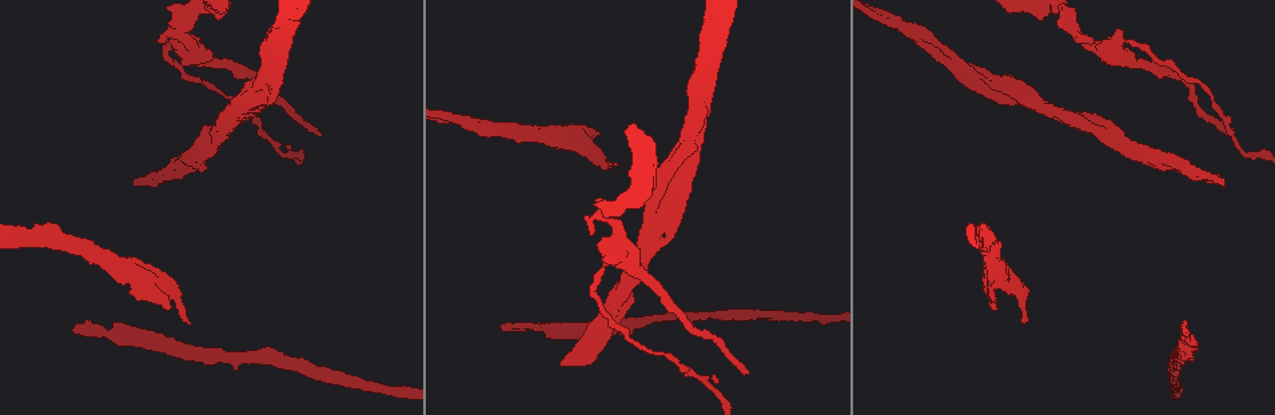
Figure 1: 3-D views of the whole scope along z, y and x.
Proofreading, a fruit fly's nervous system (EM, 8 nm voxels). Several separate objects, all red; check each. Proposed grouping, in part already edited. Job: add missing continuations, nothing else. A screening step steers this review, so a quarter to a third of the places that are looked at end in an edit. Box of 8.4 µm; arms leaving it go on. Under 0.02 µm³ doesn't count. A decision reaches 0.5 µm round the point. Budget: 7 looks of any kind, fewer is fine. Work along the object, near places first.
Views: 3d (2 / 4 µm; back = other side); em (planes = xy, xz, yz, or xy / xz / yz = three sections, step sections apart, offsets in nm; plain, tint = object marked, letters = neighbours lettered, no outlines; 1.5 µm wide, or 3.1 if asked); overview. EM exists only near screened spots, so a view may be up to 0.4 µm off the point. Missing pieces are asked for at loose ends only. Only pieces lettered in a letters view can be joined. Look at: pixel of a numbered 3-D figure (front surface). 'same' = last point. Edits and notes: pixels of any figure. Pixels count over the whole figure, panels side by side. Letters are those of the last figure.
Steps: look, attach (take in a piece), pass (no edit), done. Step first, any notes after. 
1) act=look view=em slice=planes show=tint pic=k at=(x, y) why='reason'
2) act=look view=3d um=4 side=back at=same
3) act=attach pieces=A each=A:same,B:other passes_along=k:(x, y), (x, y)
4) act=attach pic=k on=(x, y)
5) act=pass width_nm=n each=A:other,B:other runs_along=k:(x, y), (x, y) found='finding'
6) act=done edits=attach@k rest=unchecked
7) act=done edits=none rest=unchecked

act=look view=em slice=planes show=letters pic=1 at=(318, 131) why='long arm stops here'

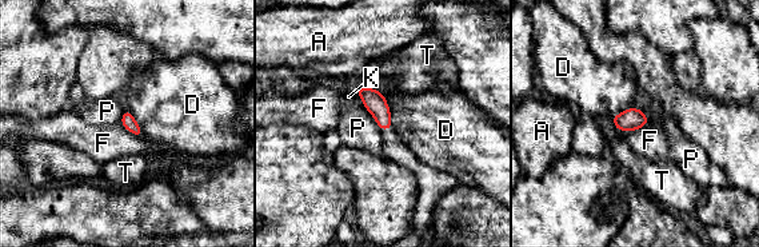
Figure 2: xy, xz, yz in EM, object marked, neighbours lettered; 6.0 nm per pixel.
act=pass longest_contact=D:220nm each=A:other,D:other,F:other,K:other,P:other,T:other found='none of them fits'

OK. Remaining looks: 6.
act=look view=3d um=4 pic=1 at=(992, 308) why='free end'

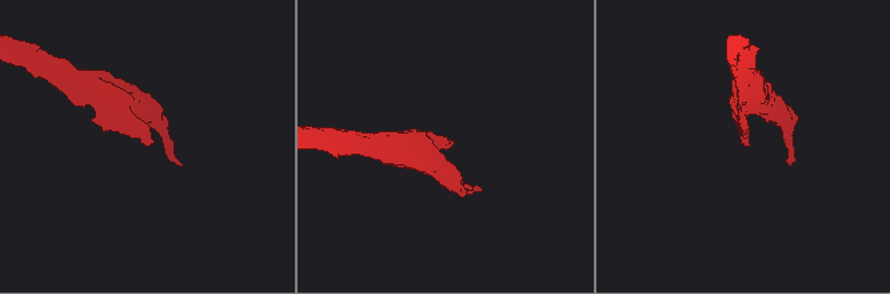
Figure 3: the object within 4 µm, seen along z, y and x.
act=look view=em slice=xz step=8 show=letters pic=3 at=(447, 149)

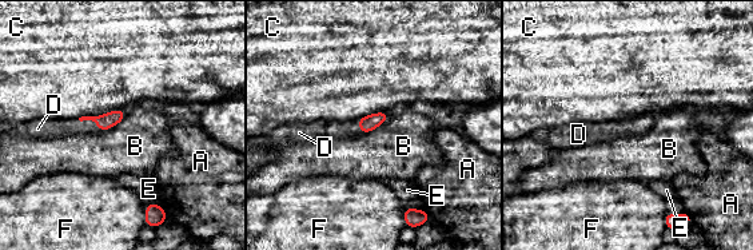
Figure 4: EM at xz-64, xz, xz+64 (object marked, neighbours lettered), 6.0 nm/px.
act=attach pieces=D each=A:other,B:other,C:other,D:same,E:other,F:other found='it goes on there'

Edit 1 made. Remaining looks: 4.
act=look view=3d um=4 pic=1 at=(592, 233) why='an open end'

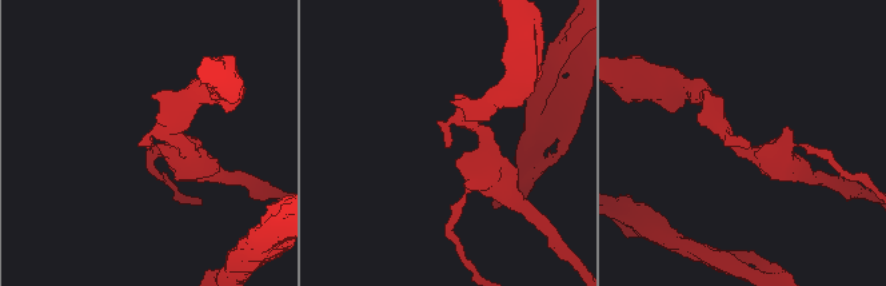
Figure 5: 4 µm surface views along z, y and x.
act=look view=em slice=xz step=8 show=tint pic=5 at=(151, 147)

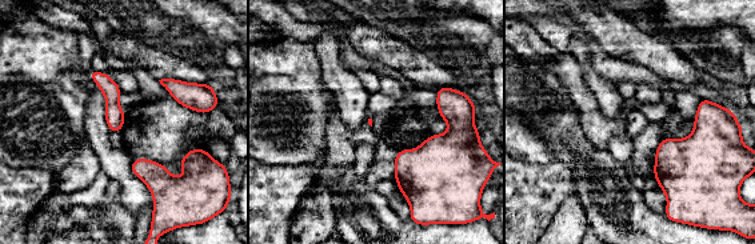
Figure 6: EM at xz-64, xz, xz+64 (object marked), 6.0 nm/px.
act=look view=em slice=xz step=8 show=letters at=same why='see the neighbours'

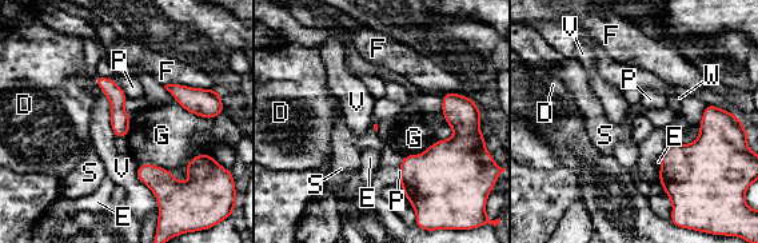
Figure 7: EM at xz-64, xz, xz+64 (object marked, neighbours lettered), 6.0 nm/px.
act=pass each=D:other,E:other,F:other,G:other,P:other,S:other,V:other,W:other found='none of them fits'

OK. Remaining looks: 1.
act=done edits=attach@4 rest=unchecked

